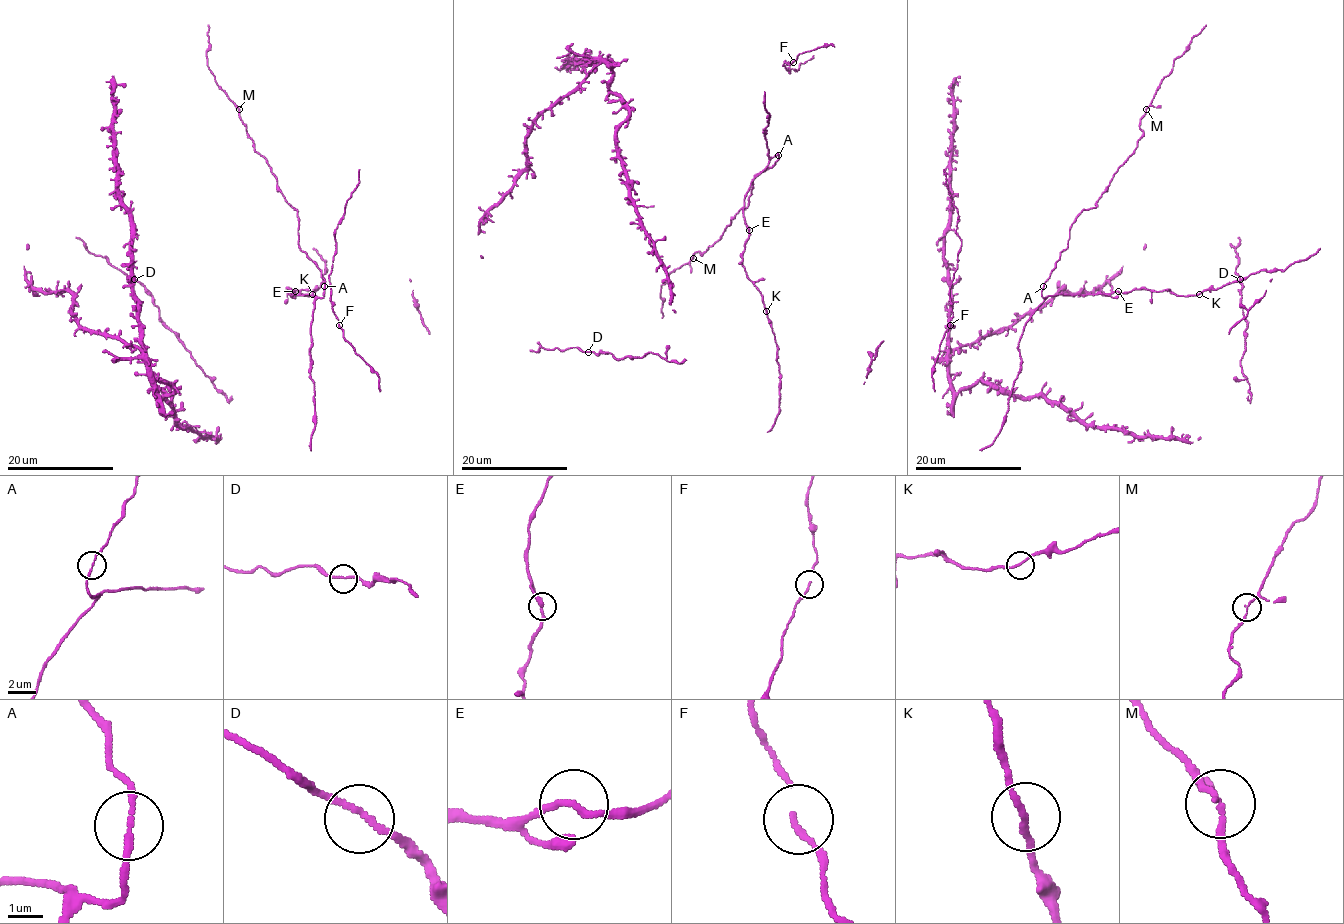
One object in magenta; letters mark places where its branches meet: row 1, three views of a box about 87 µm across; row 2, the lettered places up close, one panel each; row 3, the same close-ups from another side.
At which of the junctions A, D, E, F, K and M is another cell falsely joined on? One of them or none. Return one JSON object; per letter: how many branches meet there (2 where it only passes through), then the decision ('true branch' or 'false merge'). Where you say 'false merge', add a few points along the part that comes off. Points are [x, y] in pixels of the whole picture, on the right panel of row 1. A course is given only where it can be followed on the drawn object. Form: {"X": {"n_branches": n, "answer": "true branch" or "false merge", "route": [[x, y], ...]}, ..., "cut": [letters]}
{"A": {"n_branches": 2, "answer": "true branch"}, "D": {"n_branches": 2, "answer": "true branch"}, "E": {"n_branches": 2, "answer": "true branch"}, "F": {"n_branches": 2, "answer": "true branch"}, "K": {"n_branches": 2, "answer": "true branch"}, "M": {"n_branches": 2, "answer": "true branch"}, "cut": []}

